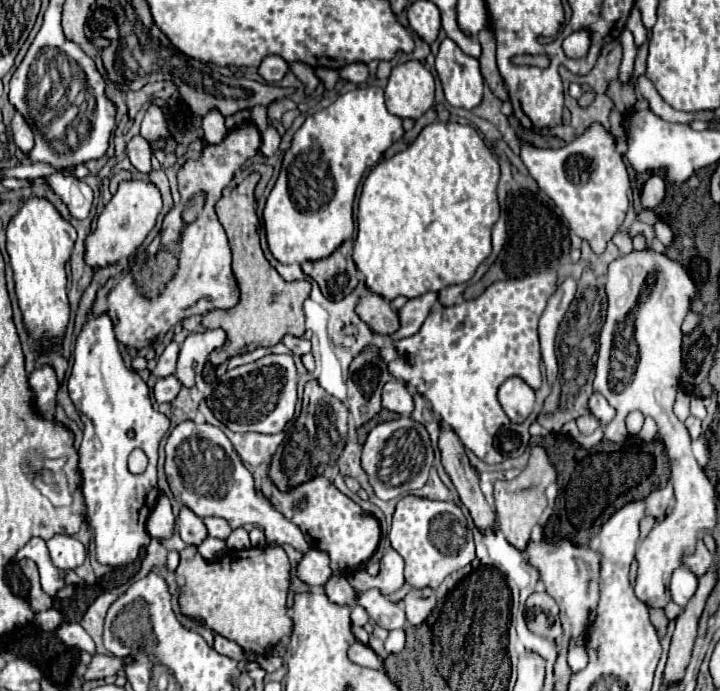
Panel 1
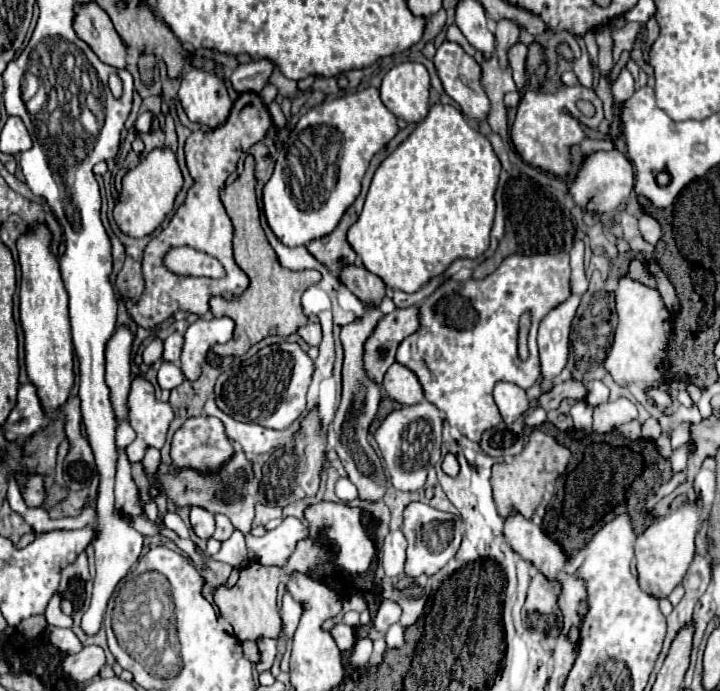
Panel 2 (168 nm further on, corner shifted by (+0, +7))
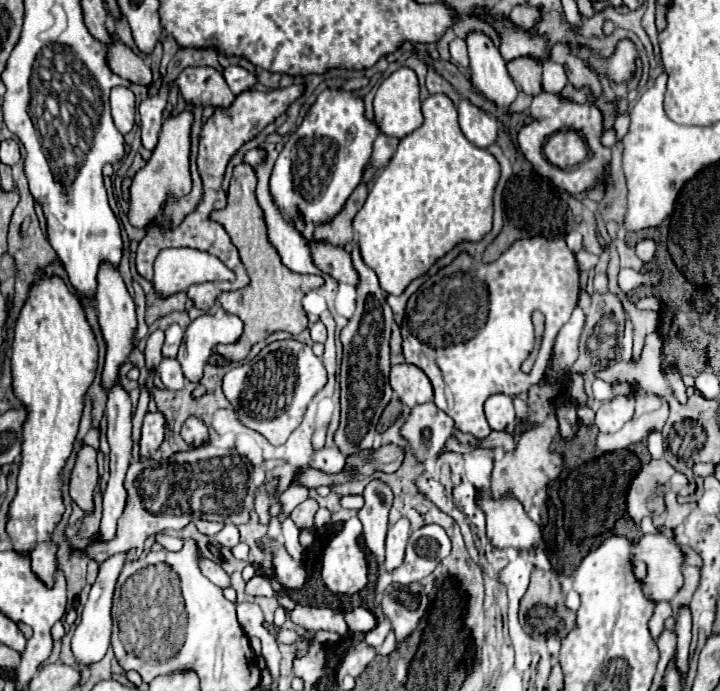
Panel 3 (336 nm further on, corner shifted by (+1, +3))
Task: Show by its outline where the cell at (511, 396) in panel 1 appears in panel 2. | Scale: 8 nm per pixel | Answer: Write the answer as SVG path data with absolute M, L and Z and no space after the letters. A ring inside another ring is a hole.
M503 380L497 382L493 390L493 398L507 424L515 422L529 408L527 392L513 382L503 382Z

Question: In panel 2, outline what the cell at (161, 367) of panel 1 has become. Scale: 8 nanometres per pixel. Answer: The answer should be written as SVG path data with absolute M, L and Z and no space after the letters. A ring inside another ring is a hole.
M173 332L163 342L163 360L177 364L179 362L179 356L181 356L181 348L183 348L183 336L179 332Z

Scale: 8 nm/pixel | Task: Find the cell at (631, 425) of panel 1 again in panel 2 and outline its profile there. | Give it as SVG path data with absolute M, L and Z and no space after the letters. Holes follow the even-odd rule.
M617 398L613 402L605 402L599 404L593 410L593 430L595 432L613 432L617 430L621 424L627 424L631 420L635 420L637 414L637 406L627 400L627 398Z

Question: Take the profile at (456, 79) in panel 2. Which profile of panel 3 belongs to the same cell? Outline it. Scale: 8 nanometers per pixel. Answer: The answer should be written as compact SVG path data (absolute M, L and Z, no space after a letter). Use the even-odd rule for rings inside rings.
M462 100L458 104L458 112L460 112L460 128L472 144L476 144L478 148L488 148L496 142L498 136L496 118L490 118L486 112L476 108L468 100Z

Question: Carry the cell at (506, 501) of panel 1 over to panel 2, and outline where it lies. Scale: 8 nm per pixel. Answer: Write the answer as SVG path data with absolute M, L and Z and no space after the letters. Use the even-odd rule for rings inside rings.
M533 430L523 452L517 454L513 458L513 462L493 466L491 486L493 486L493 498L497 504L499 516L505 518L505 516L509 516L509 512L521 512L521 516L531 518L543 500L545 484L553 482L565 470L569 456L571 456L571 452L565 446L559 446L549 434L545 434L541 430Z

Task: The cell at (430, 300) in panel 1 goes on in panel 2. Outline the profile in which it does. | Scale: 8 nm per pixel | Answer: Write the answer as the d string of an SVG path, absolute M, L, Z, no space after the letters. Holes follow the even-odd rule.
M395 308L391 314L385 314L369 340L365 340L365 374L375 384L383 384L385 370L395 362L395 350L403 338L417 332L421 326L417 320L417 308Z

